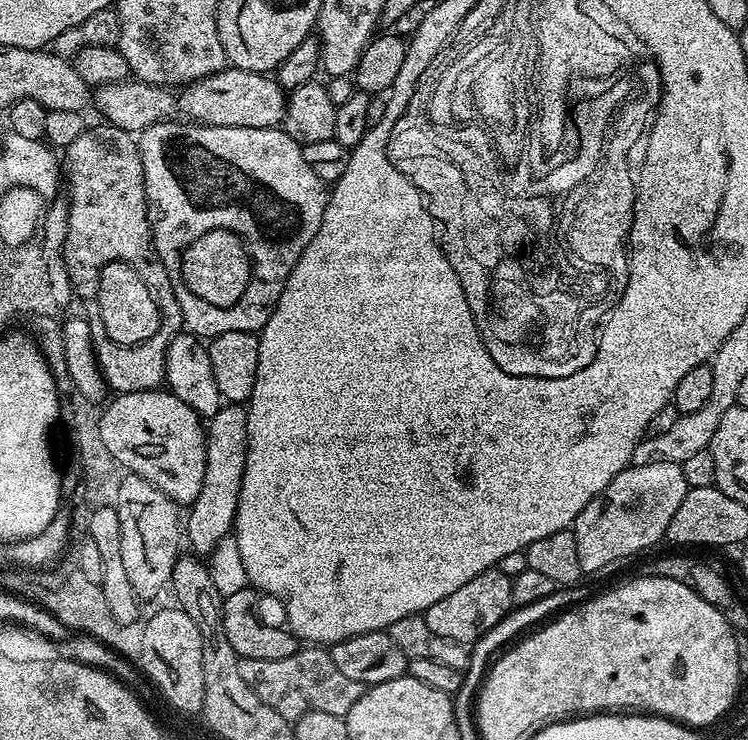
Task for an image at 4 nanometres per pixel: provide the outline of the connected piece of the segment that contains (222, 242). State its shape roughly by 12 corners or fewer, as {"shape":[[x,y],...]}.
{"shape":[[210,230],[180,253],[183,287],[232,308],[252,280],[240,235]]}

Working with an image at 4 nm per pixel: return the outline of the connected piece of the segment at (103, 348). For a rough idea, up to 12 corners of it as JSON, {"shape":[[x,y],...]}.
{"shape":[[143,248],[141,278],[160,308],[160,329],[137,347],[106,338],[97,360],[113,393],[165,383],[164,359],[184,328],[156,250]]}

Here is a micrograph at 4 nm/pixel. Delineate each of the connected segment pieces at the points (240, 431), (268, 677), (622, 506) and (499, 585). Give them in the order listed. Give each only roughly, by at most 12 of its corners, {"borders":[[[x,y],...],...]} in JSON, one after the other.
{"borders":[[[247,407],[206,424],[206,474],[186,540],[211,553],[233,531],[248,453]],[[324,646],[277,660],[246,658],[240,673],[290,722],[345,717],[365,685]],[[632,464],[578,514],[581,573],[667,537],[689,486]],[[494,567],[422,615],[434,634],[472,646],[513,608]]]}

